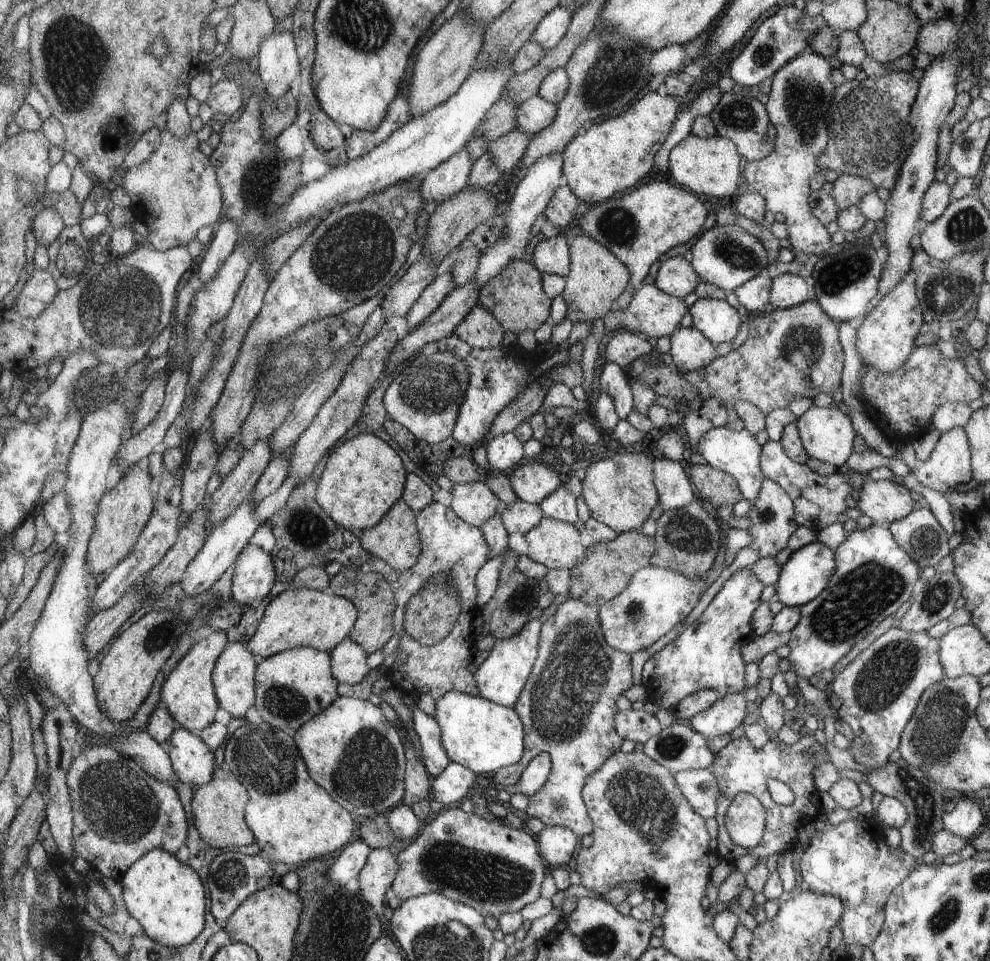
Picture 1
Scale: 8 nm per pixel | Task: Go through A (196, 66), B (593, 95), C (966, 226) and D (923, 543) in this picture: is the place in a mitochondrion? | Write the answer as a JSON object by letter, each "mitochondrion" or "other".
{"A":"other","B":"mitochondrion","C":"mitochondrion","D":"mitochondrion"}

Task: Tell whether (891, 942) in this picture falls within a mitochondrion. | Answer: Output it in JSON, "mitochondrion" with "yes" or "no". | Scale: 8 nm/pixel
{"mitochondrion":"no"}

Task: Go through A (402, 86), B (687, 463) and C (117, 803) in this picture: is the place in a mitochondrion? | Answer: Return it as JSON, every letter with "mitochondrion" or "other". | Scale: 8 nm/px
{"A":"other","B":"other","C":"mitochondrion"}

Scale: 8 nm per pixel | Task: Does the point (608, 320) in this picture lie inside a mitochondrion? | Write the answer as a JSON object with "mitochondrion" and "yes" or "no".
{"mitochondrion":"no"}

